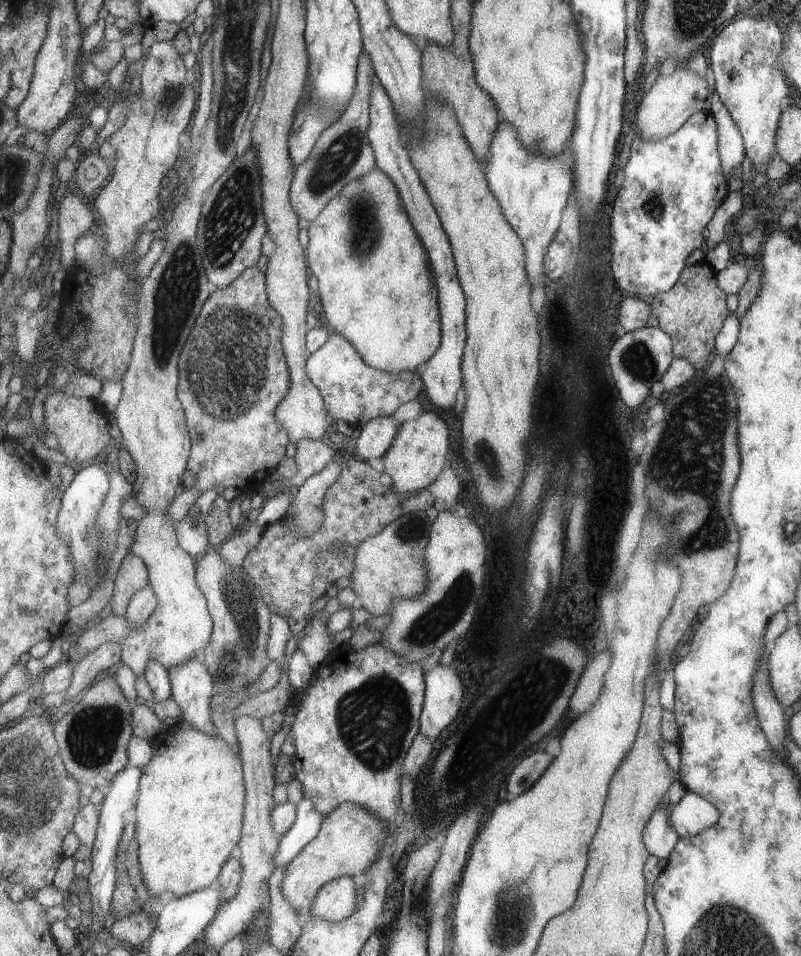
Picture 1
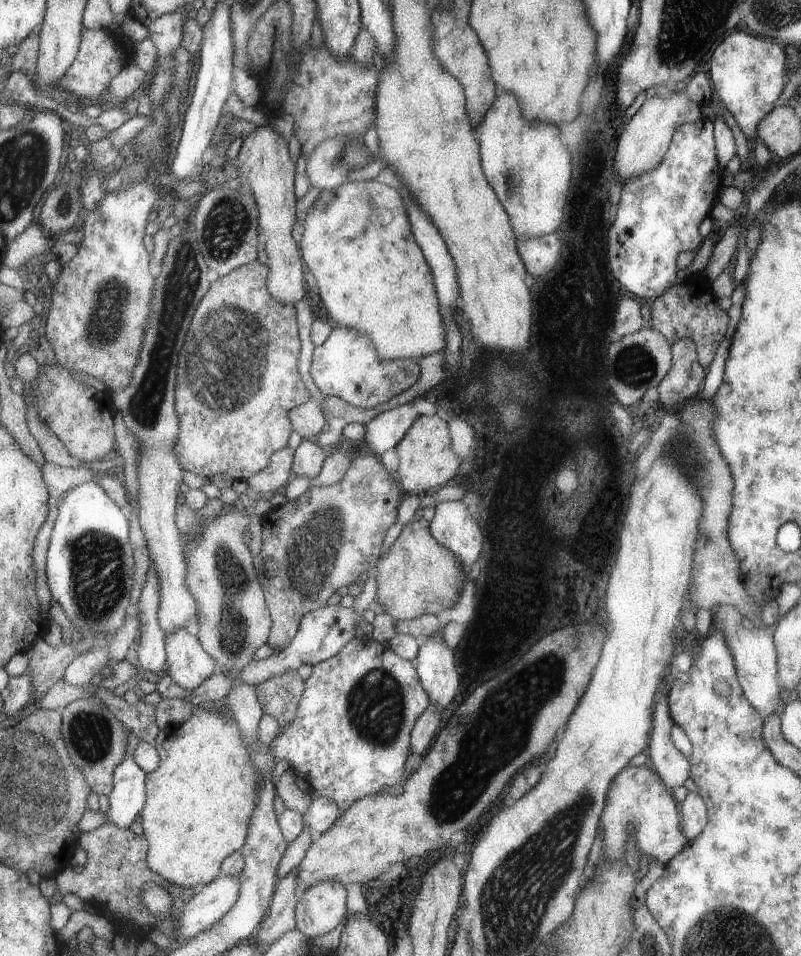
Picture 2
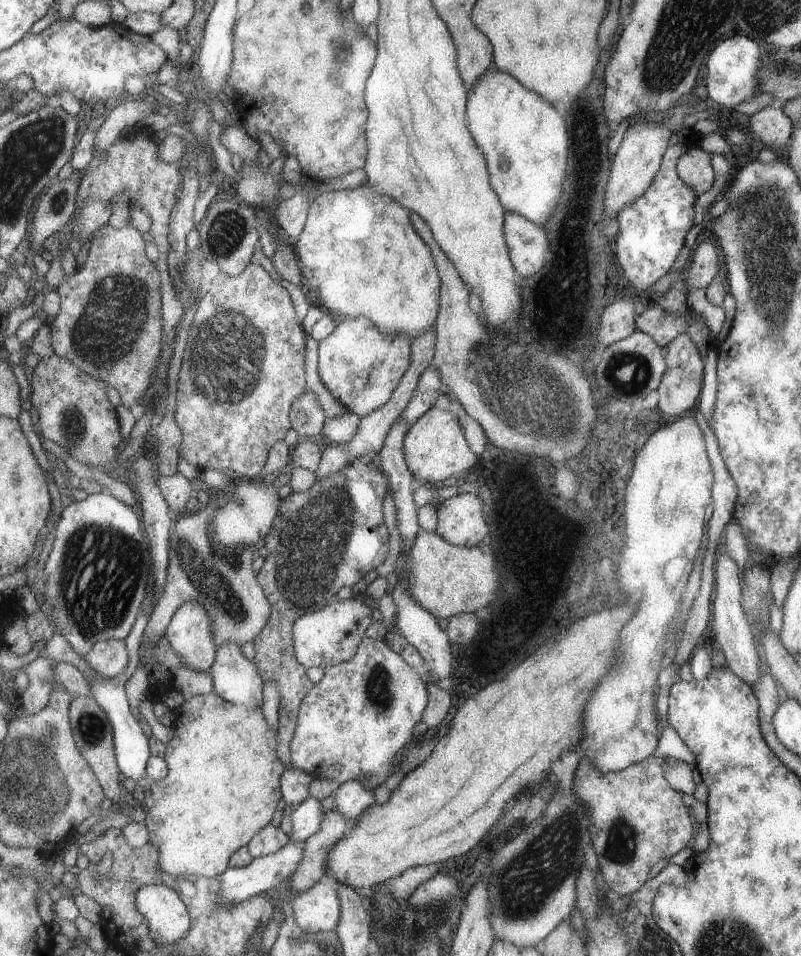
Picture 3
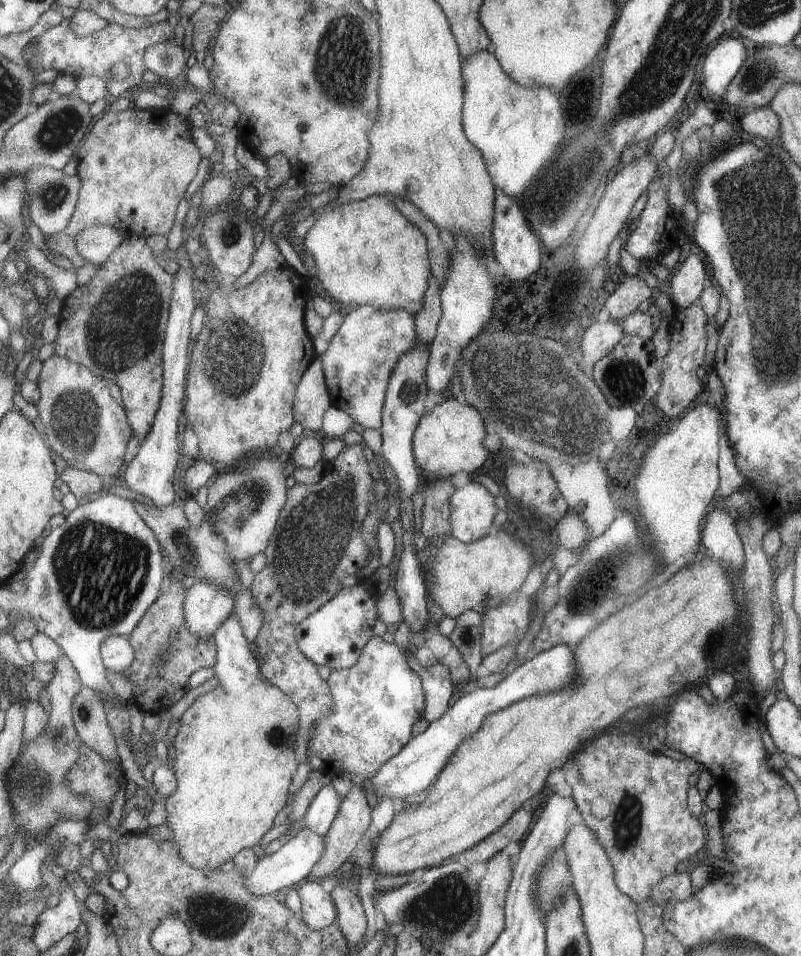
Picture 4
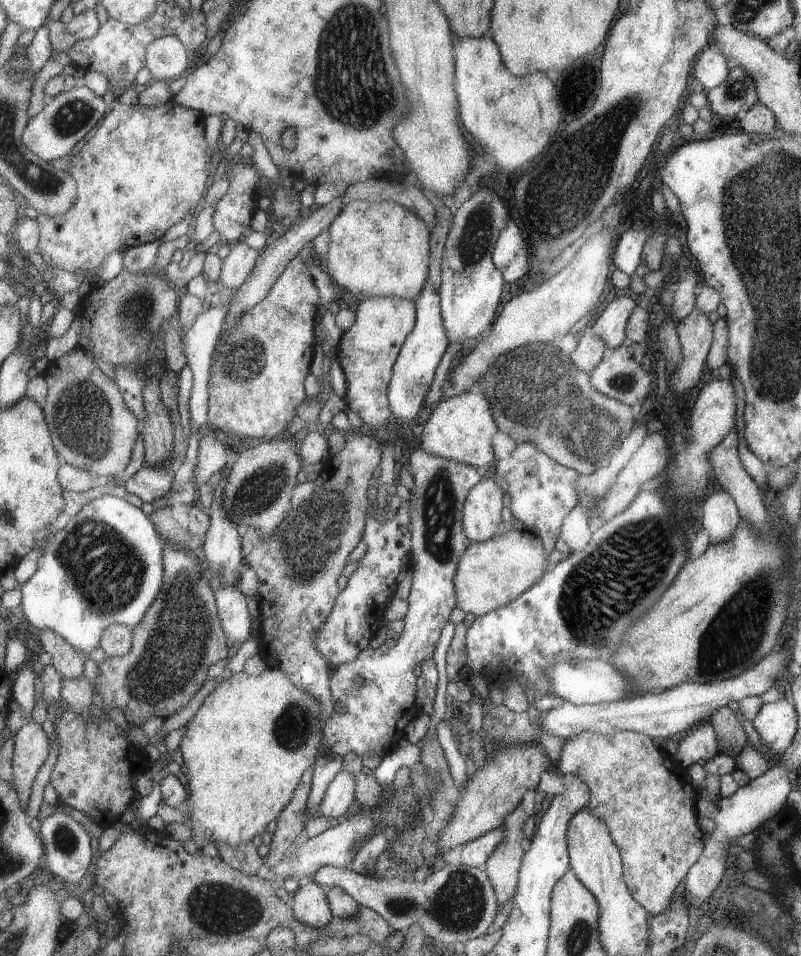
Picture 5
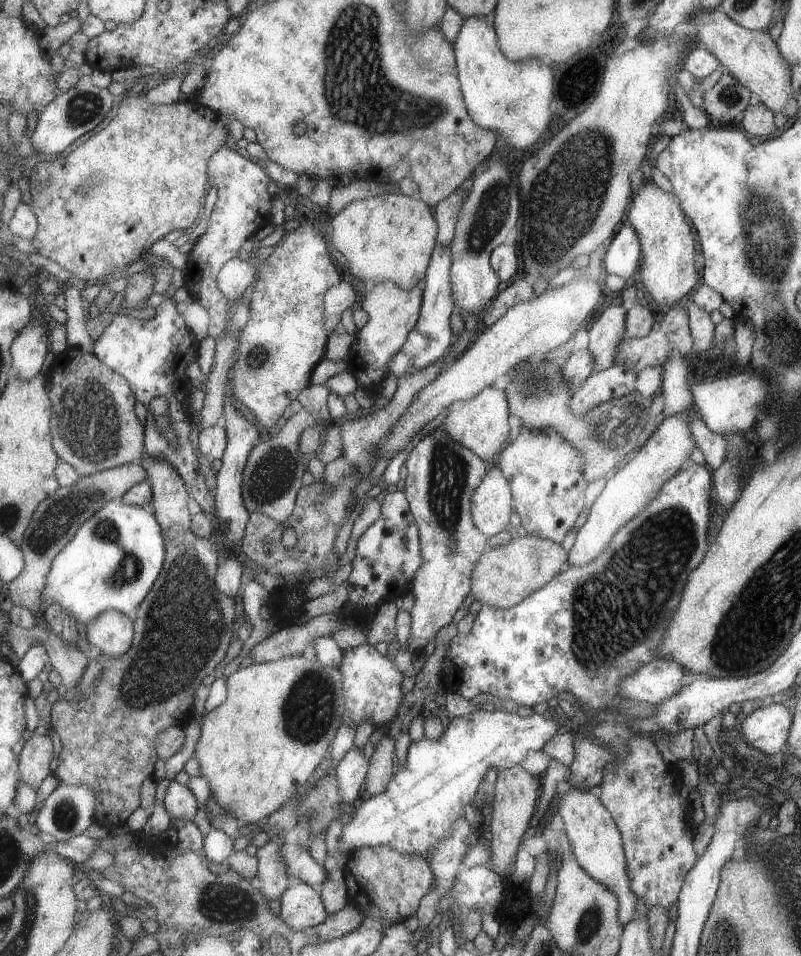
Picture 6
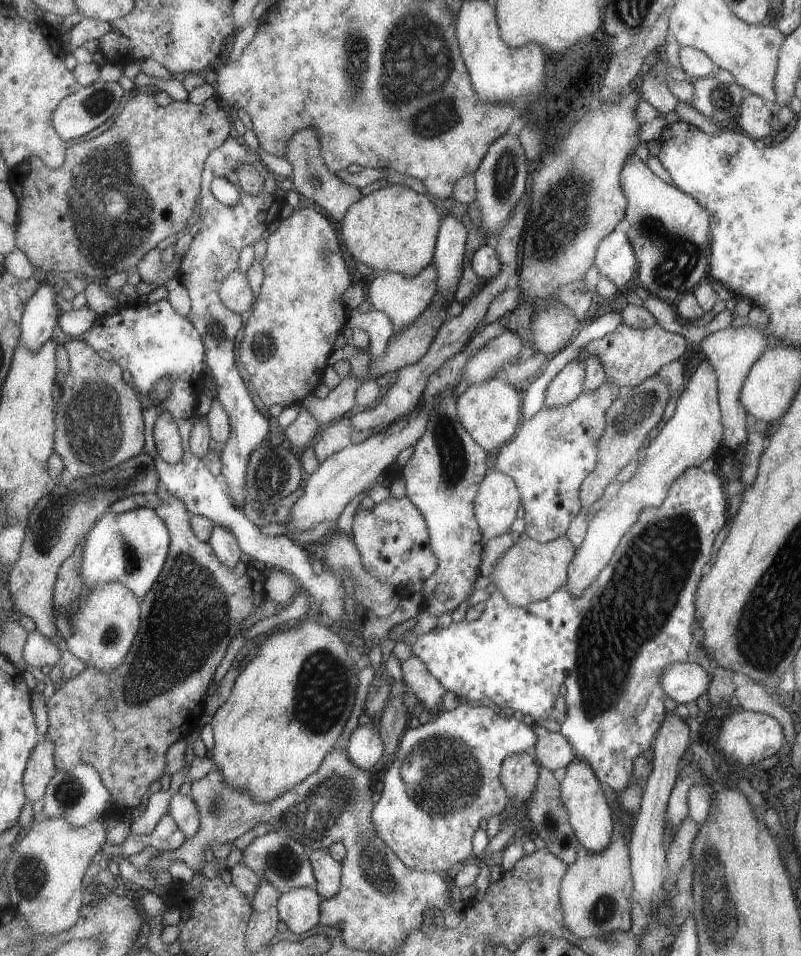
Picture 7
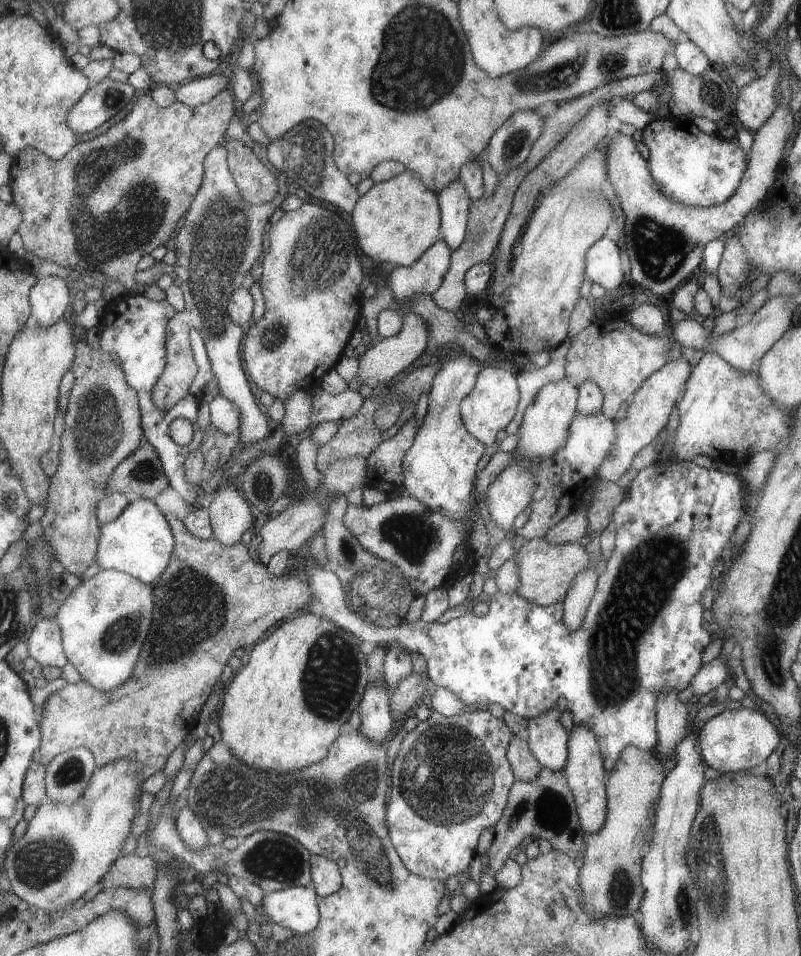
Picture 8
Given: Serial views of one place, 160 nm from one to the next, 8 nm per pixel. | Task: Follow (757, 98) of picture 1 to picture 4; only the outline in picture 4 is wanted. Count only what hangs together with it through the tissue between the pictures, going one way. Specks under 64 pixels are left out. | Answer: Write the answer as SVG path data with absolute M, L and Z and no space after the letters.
M730 36L720 40L710 52L707 52L701 64L704 88L714 99L725 96L727 88L738 74L739 68L745 62L745 48L739 38Z

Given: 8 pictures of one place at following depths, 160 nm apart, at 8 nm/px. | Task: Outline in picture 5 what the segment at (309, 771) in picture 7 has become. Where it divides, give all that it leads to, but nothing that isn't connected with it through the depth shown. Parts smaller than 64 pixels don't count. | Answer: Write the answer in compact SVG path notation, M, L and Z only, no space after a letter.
M268 667L259 676L249 676L242 670L237 668L232 669L229 673L229 678L216 685L212 693L210 693L204 700L201 708L193 719L185 726L185 733L182 736L182 742L179 749L184 757L184 765L187 768L186 776L189 785L189 798L185 802L184 808L181 810L187 813L186 825L191 830L191 839L201 849L203 844L212 843L219 846L219 844L229 844L229 846L241 846L251 842L257 835L261 835L267 830L269 822L277 822L278 817L283 813L283 810L294 800L295 790L302 783L303 774L310 768L309 764L312 762L311 756L319 756L323 750L323 730L326 724L325 708L323 704L309 694L307 690L301 690L293 684L293 680L279 668Z

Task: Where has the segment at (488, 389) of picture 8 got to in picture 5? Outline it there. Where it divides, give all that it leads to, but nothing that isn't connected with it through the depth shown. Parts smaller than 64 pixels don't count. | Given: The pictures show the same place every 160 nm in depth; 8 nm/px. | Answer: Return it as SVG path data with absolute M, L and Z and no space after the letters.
M467 392L459 397L440 401L426 422L419 441L419 448L427 454L435 454L447 460L457 460L463 464L471 464L475 468L489 465L493 460L491 436L495 434L495 421L491 418L490 404L483 392Z

